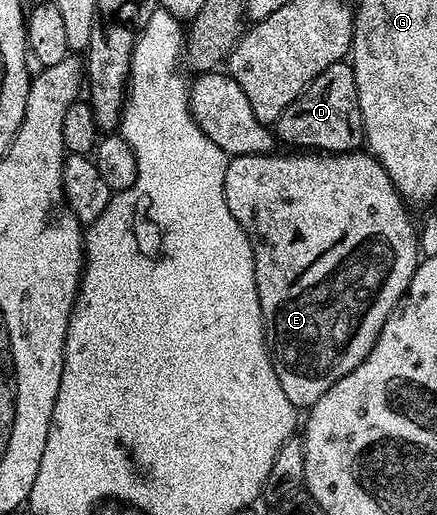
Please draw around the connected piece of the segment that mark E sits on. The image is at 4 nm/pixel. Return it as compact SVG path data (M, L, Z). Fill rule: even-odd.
M283 151L279 153L254 153L241 155L228 160L225 171L225 203L229 203L229 211L233 211L233 219L241 223L255 256L255 278L257 279L257 295L263 312L263 328L267 334L267 344L271 350L271 362L275 364L275 374L281 383L281 388L296 407L309 407L337 383L349 371L353 371L366 359L373 343L377 343L377 335L381 335L381 327L385 327L385 319L397 307L403 298L403 292L409 287L415 269L419 266L421 252L417 225L411 222L407 214L408 206L403 197L395 189L395 184L389 179L385 167L376 157L367 151L353 153L325 153L322 151Z

